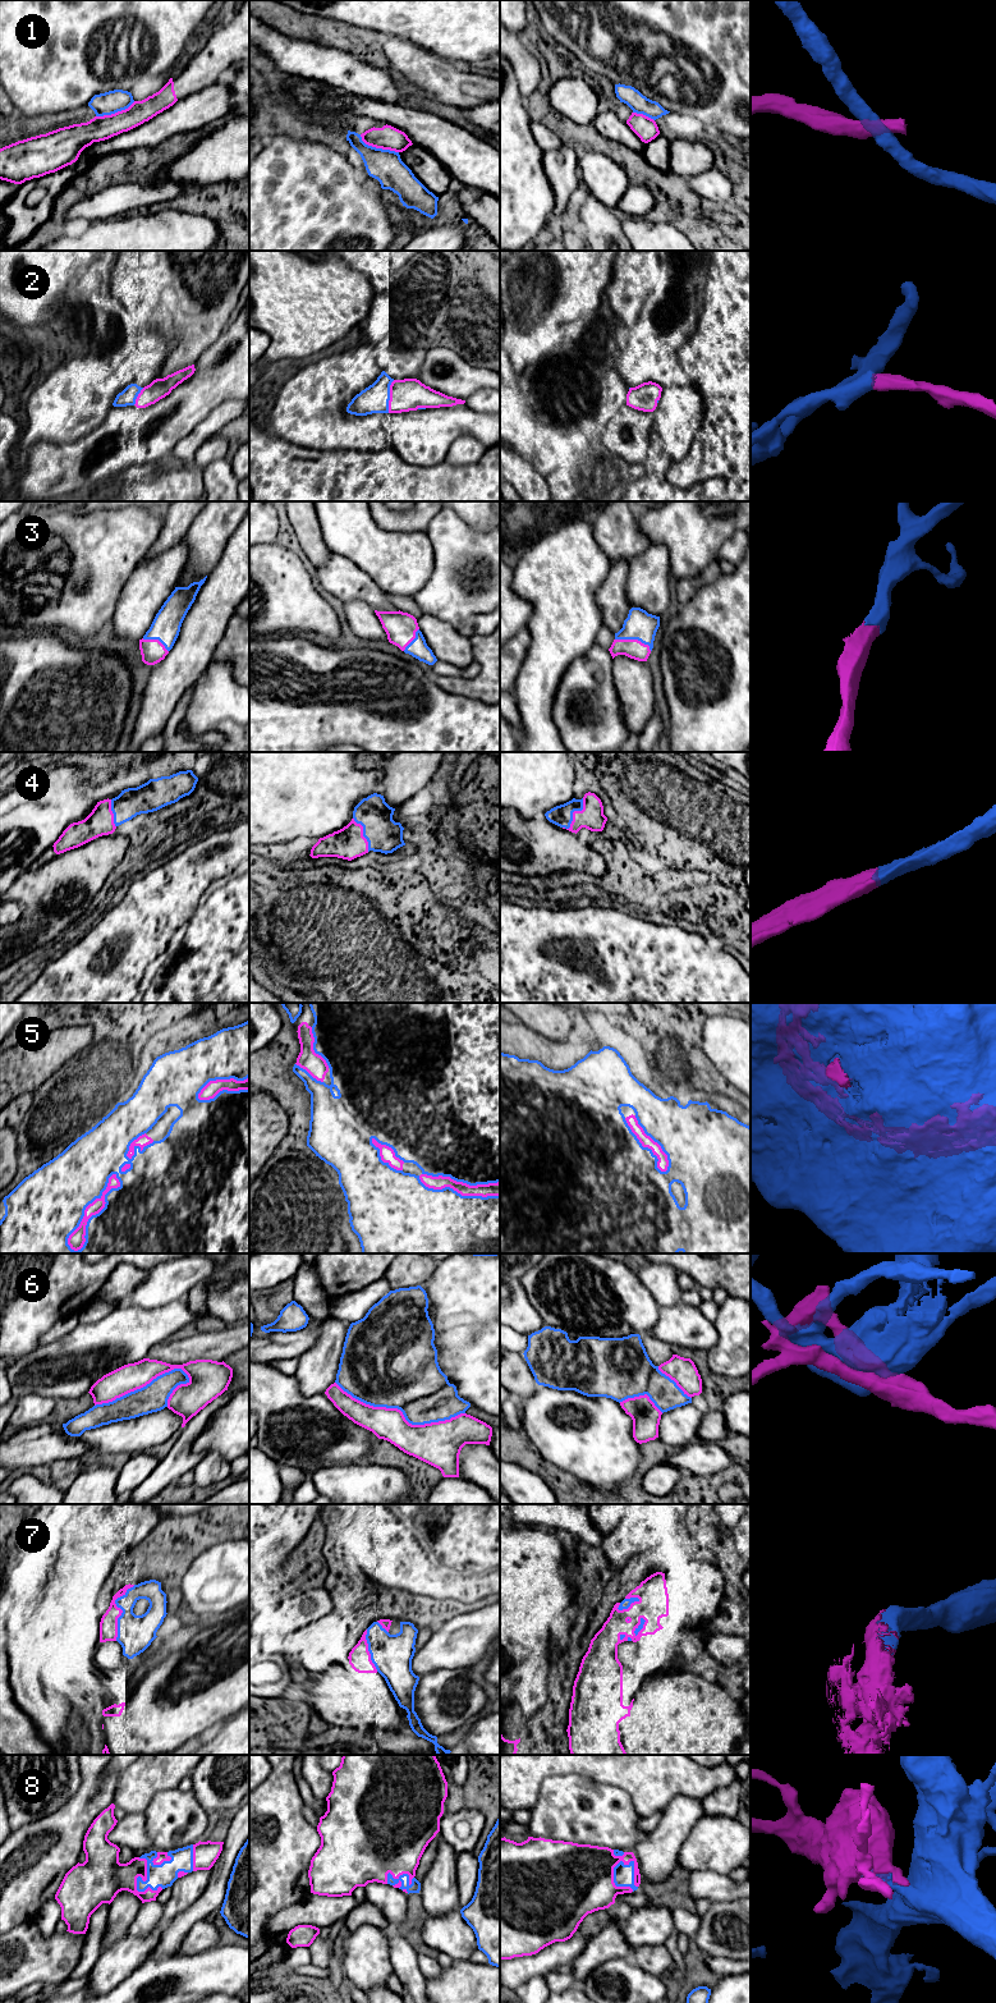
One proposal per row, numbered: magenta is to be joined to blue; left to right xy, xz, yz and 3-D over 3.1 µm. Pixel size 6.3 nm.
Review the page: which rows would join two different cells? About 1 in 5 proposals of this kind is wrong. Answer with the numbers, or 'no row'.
1

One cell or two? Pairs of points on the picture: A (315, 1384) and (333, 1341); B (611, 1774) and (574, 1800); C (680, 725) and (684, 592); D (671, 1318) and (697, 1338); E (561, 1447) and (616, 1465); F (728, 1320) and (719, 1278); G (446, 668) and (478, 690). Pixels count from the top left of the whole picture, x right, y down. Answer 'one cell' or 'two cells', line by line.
A: one cell
B: two cells
C: two cells
D: one cell
E: one cell
F: two cells
G: two cells

